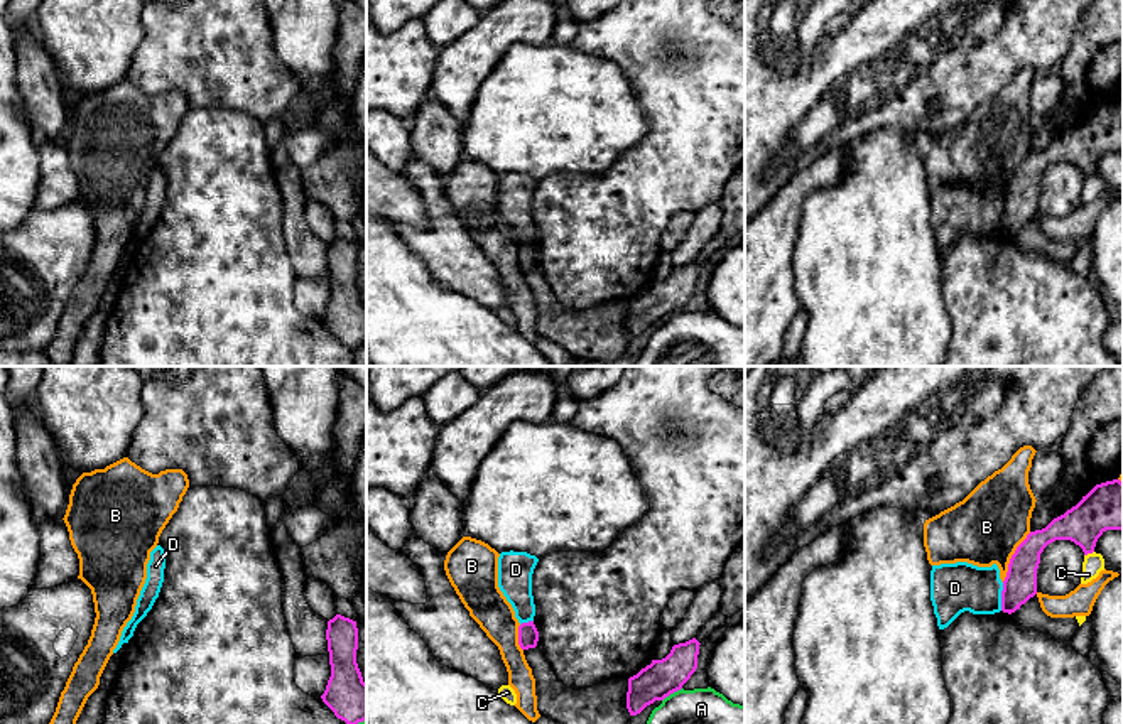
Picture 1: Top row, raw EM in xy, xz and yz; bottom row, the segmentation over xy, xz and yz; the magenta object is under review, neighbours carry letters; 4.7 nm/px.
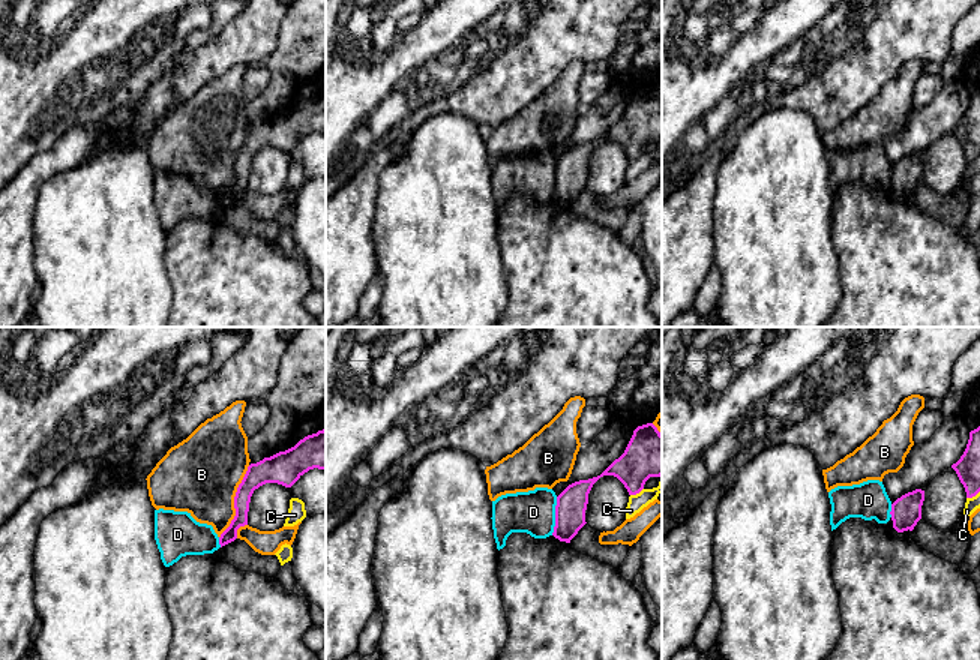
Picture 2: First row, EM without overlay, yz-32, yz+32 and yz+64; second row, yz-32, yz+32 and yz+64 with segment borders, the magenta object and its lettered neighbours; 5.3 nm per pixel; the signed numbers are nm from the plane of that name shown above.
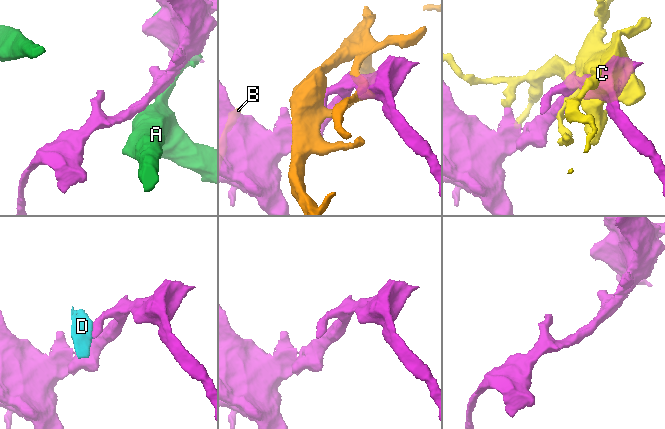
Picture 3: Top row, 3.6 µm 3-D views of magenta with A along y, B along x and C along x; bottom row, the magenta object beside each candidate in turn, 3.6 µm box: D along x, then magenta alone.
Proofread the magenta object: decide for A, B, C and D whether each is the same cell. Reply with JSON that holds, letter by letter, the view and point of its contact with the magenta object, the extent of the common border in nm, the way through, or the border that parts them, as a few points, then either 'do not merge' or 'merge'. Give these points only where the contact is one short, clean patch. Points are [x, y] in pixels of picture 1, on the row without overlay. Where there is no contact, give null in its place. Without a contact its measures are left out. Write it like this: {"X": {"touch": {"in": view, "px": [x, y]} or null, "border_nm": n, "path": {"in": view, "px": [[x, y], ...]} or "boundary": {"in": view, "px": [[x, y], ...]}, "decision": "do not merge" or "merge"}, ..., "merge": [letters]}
{"A": {"touch": {"in": "xz", "px": [671, 314]}, "border_nm": 120, "decision": "do not merge"}, "B": {"touch": {"in": "yz", "px": [1012, 179]}, "border_nm": 280, "decision": "do not merge"}, "C": {"touch": {"in": "yz", "px": [1088, 174]}, "border_nm": 50, "decision": "do not merge"}, "D": {"touch": {"in": "yz", "px": [1002, 218]}, "border_nm": 140, "boundary": {"in": "yz", "px": [[1003, 205], [1000, 232]]}, "decision": "do not merge"}, "merge": []}

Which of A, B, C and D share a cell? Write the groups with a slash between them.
A / B / C / D

